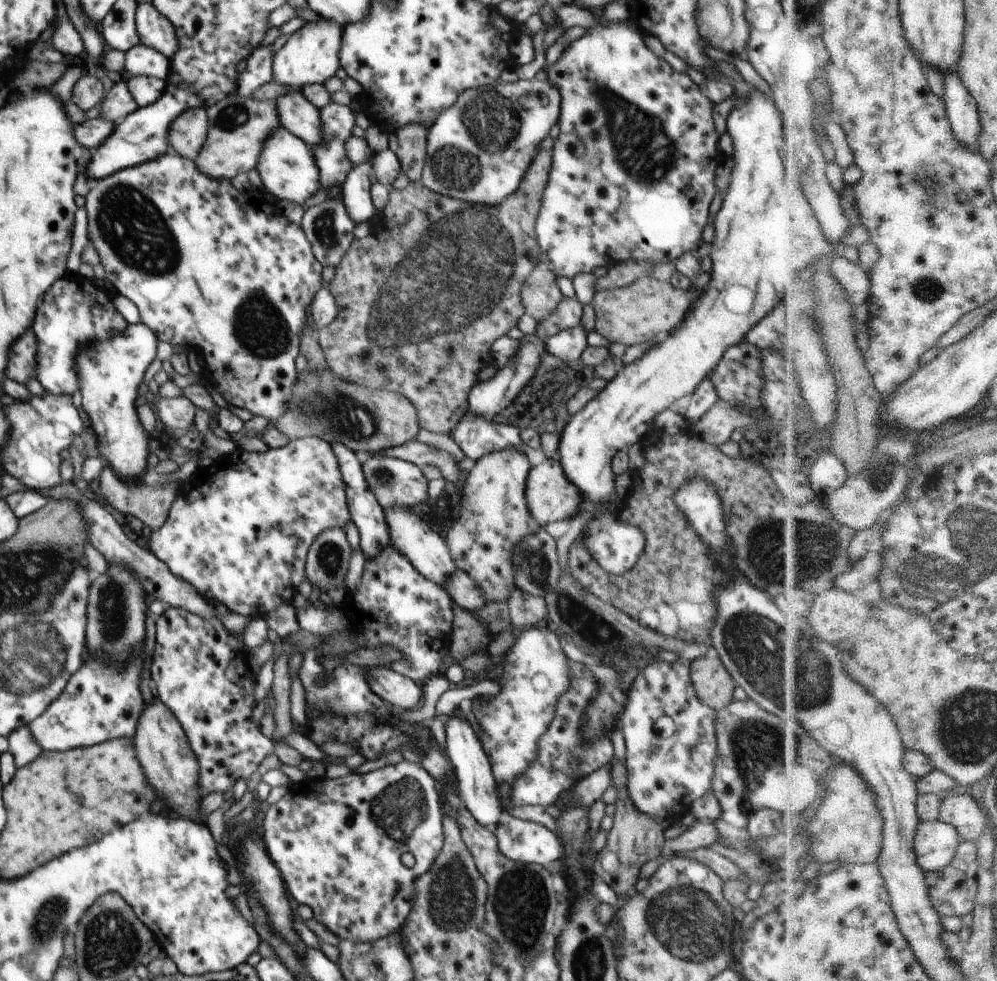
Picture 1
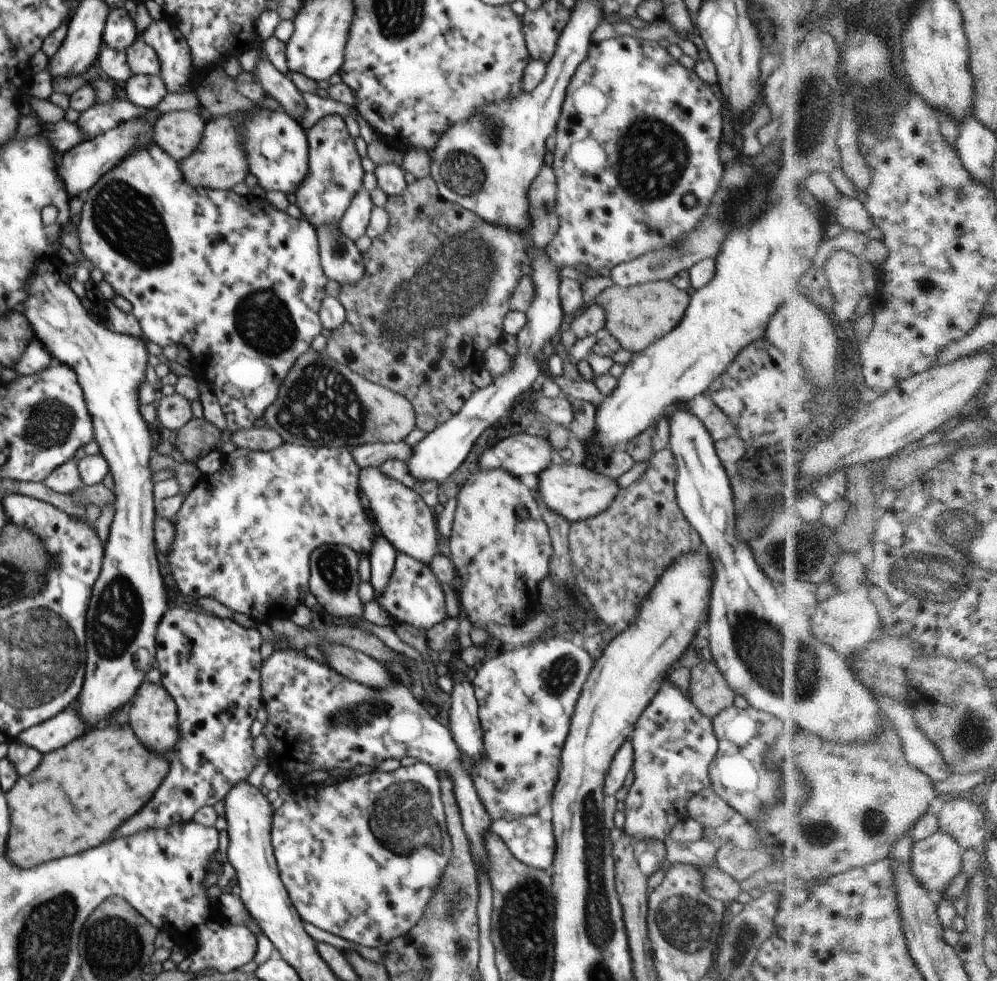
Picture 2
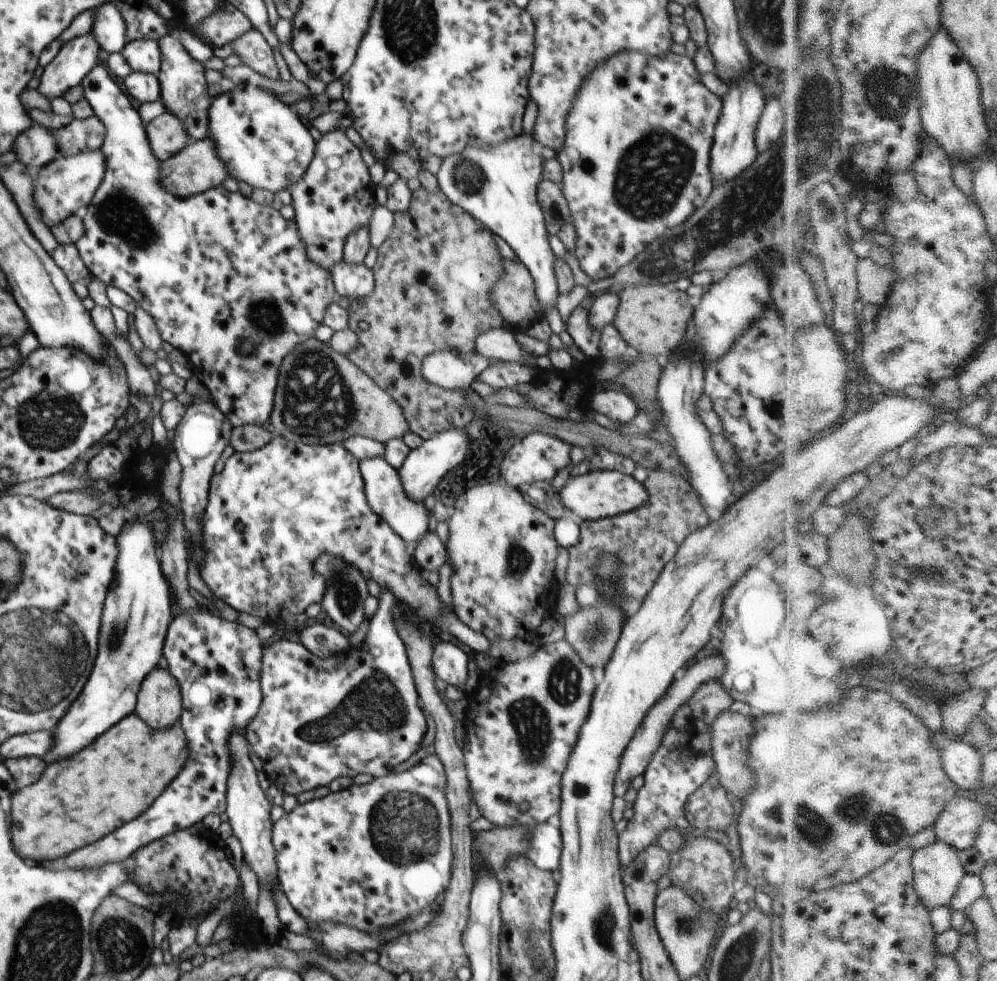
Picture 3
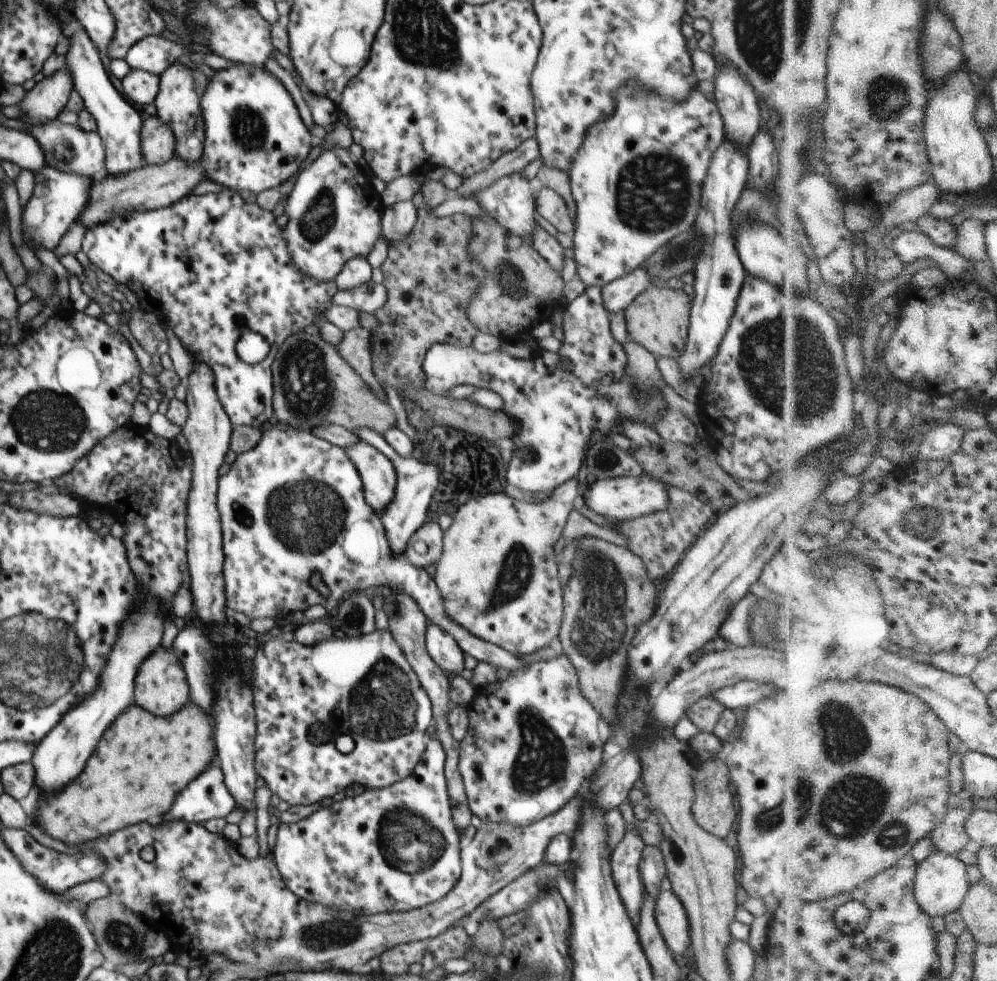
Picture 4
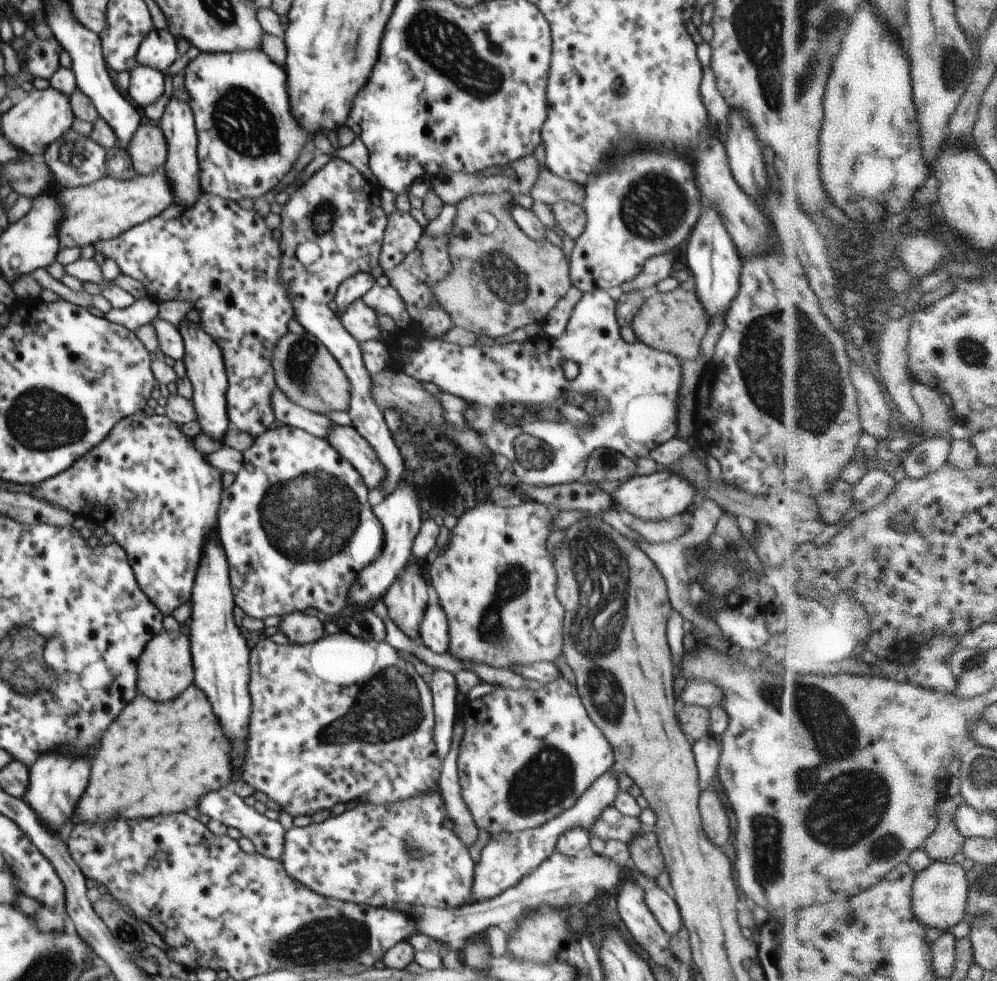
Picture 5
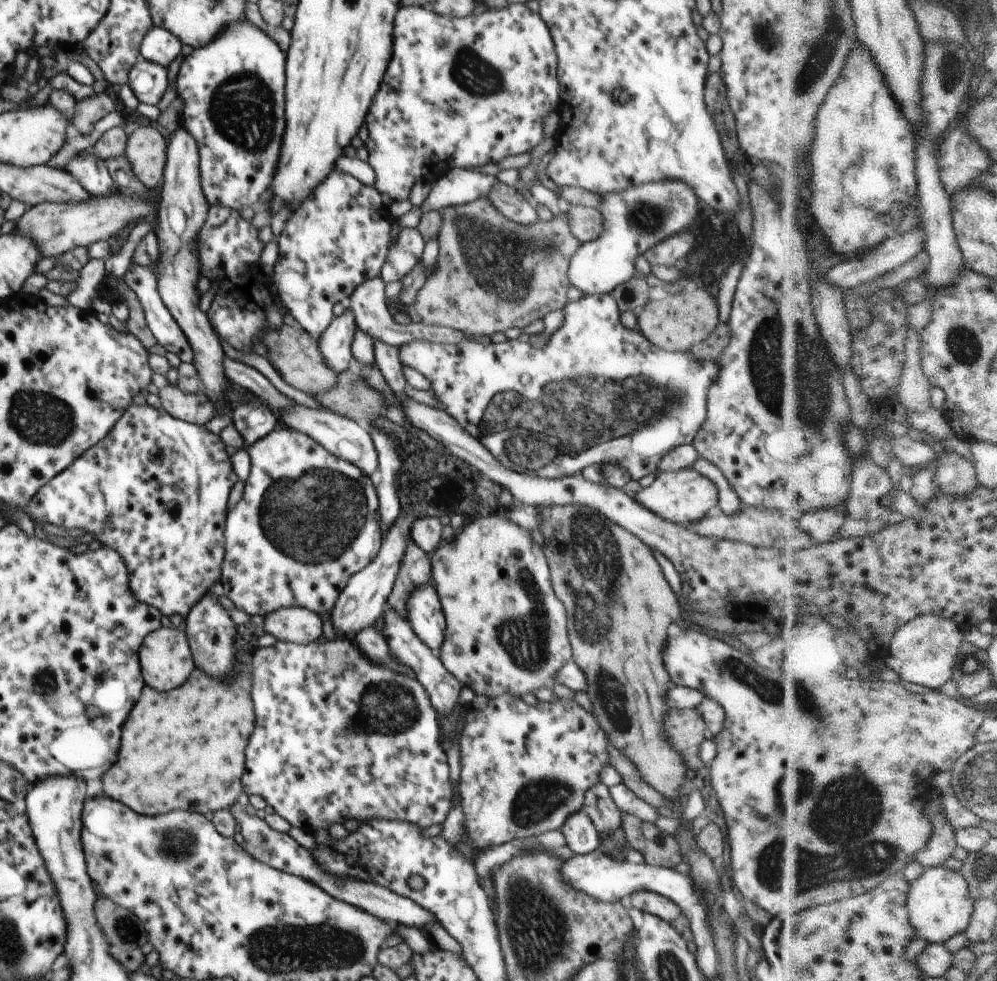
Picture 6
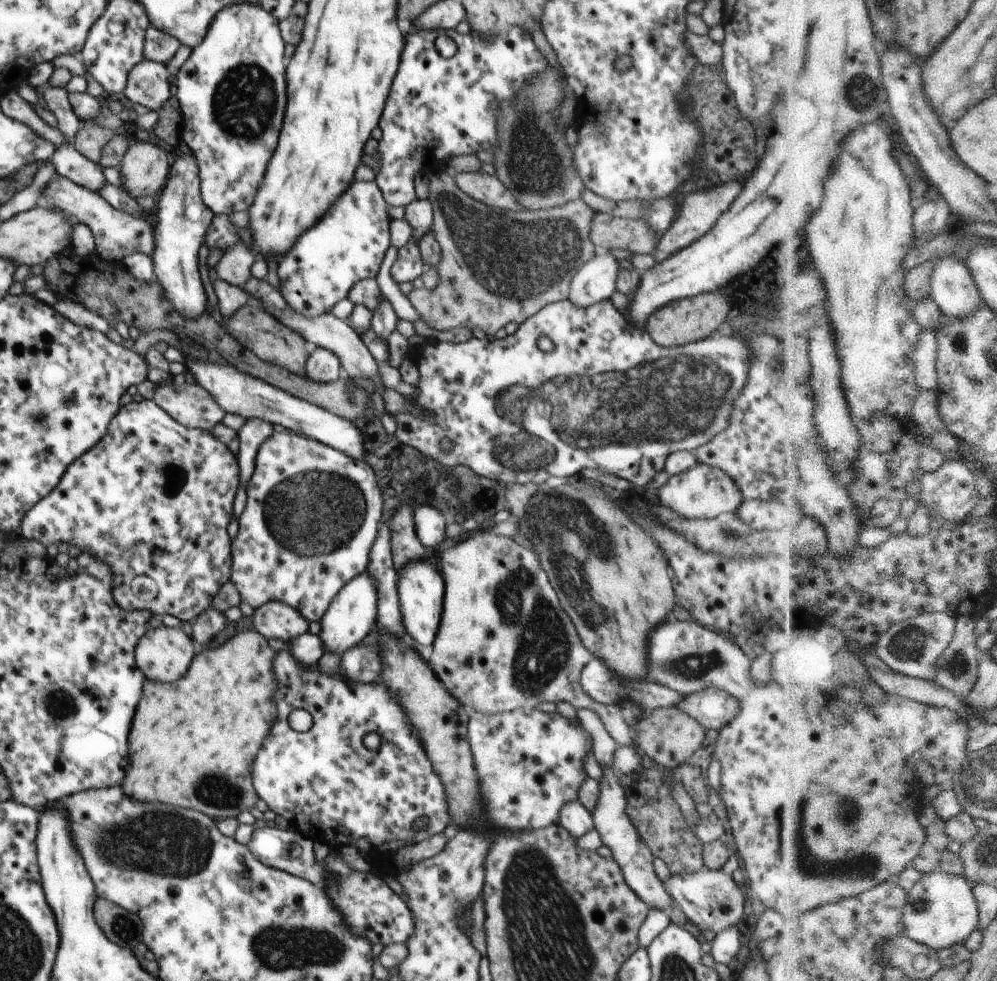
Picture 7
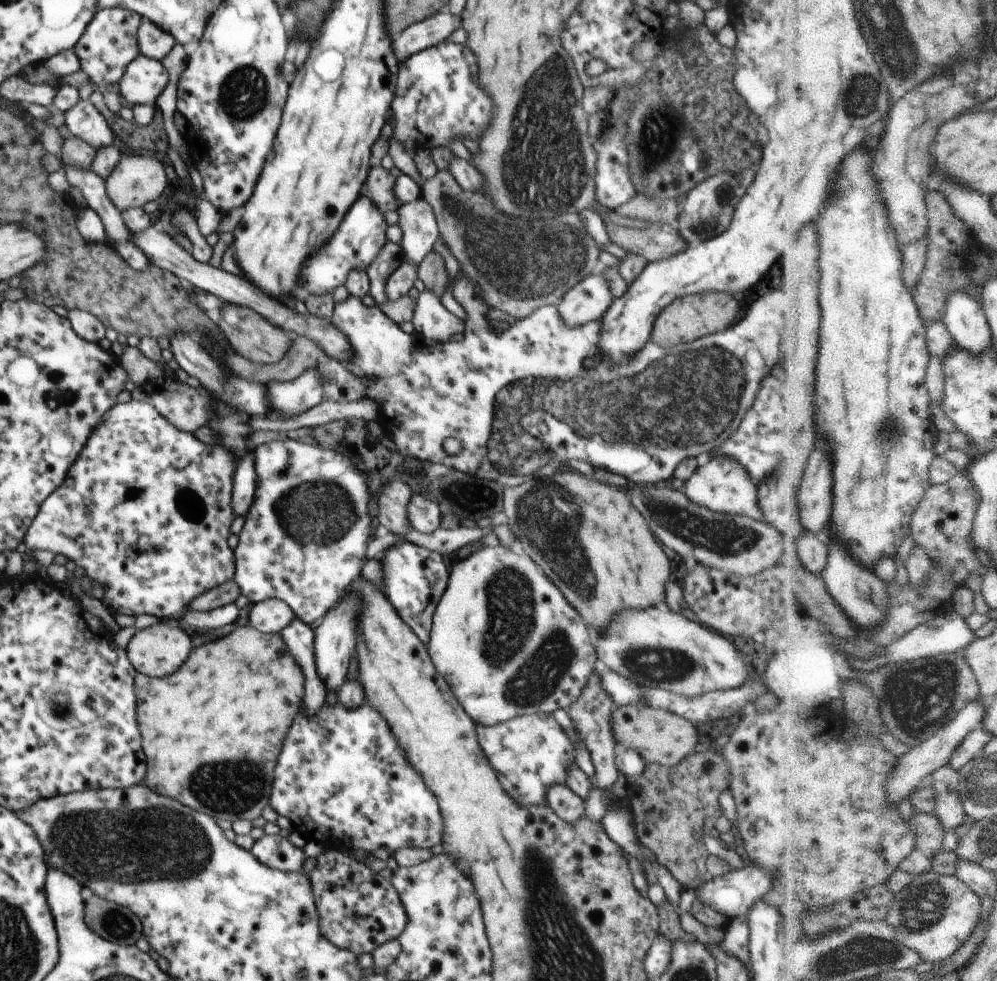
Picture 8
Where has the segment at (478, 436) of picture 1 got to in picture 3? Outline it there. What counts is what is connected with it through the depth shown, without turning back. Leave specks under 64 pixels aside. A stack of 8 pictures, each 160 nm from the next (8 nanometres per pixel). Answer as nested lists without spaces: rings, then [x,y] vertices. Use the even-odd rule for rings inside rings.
[[[544,432],[528,433],[522,436],[521,442],[516,442],[502,462],[501,477],[515,489],[526,489],[532,482],[550,483],[550,480],[566,468],[570,463],[572,445],[564,439]]]

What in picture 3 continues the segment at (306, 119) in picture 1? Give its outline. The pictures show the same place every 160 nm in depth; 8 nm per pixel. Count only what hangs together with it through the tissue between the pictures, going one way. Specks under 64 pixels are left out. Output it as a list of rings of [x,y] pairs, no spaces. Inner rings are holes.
[[[250,27],[232,42],[229,42],[229,45],[233,54],[240,56],[243,64],[250,66],[252,70],[268,78],[279,78],[272,48],[258,29]]]

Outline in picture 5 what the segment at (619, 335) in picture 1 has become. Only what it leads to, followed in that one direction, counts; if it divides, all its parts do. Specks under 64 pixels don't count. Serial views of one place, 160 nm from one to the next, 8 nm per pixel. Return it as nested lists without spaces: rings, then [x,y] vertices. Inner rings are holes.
[[[678,287],[673,291],[667,293],[658,292],[647,298],[632,322],[637,340],[652,348],[672,353],[681,362],[696,358],[702,349],[700,341],[711,320],[707,310],[704,310],[700,304],[696,292],[685,291]]]

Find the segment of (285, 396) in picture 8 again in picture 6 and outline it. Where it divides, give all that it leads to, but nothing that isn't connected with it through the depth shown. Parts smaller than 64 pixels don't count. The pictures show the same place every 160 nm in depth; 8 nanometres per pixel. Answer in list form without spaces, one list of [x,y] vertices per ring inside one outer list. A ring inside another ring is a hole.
[[[346,306],[344,314],[336,316],[318,340],[326,366],[336,374],[348,371],[353,357],[351,344],[356,327],[353,312]]]

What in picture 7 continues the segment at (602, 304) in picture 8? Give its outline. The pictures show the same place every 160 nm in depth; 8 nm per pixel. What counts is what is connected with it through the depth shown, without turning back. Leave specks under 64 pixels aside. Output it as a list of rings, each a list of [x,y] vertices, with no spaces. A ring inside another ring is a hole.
[[[598,249],[572,277],[568,300],[578,309],[588,309],[610,300],[617,290],[618,260],[608,250]]]

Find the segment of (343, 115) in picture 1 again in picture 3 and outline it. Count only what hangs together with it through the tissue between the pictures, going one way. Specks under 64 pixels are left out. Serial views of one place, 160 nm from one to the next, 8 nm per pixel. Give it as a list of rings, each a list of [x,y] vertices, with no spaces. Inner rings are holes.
[[[344,130],[322,135],[308,168],[296,184],[289,186],[295,210],[293,218],[305,253],[314,265],[324,270],[343,260],[343,246],[352,231],[369,226],[377,205],[375,187],[368,174],[362,151],[346,136]]]

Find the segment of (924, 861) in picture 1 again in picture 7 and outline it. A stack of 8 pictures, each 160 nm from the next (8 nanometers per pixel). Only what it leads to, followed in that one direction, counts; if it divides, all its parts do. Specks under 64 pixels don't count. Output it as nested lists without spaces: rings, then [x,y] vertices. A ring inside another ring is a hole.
[[[940,868],[926,876],[909,891],[905,910],[905,934],[915,941],[942,950],[954,944],[965,944],[981,926],[979,898],[974,884],[965,875],[949,874]]]

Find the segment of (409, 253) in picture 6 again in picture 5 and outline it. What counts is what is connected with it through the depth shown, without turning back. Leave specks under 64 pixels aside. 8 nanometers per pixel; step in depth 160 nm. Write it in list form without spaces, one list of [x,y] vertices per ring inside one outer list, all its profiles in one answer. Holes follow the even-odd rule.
[[[397,211],[388,216],[383,247],[379,256],[379,266],[384,274],[397,267],[407,254],[416,248],[420,237],[424,234],[423,228],[409,212]]]

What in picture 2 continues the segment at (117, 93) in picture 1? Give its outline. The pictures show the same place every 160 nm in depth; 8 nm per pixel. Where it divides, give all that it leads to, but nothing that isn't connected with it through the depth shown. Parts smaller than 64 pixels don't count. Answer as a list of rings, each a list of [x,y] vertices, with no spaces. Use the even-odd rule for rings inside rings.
[[[120,95],[108,105],[92,105],[81,113],[75,122],[86,139],[97,137],[112,130],[116,125],[126,121],[140,119],[146,110],[133,105],[126,97]]]

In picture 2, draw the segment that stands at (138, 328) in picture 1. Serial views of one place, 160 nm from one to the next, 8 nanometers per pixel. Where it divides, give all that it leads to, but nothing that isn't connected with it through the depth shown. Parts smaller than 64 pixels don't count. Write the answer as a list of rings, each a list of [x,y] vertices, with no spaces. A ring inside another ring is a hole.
[[[46,260],[46,262],[40,262],[40,264],[36,266],[36,270],[32,272],[32,276],[28,278],[28,296],[26,296],[26,300],[24,300],[24,316],[30,320],[30,324],[32,324],[32,328],[34,328],[34,334],[36,334],[36,338],[38,338],[40,343],[46,347],[46,350],[60,362],[71,366],[76,371],[76,374],[78,374],[78,382],[80,382],[88,410],[90,411],[91,417],[93,418],[95,432],[93,439],[99,444],[101,453],[104,455],[105,460],[108,461],[109,472],[112,473],[115,482],[115,515],[108,539],[105,544],[105,555],[103,558],[102,568],[99,577],[96,579],[95,585],[92,586],[91,601],[88,605],[86,637],[86,648],[88,648],[88,666],[86,666],[86,680],[84,680],[84,688],[82,688],[82,692],[80,692],[80,698],[78,698],[78,702],[74,703],[75,711],[77,712],[77,715],[82,718],[82,722],[86,722],[86,724],[88,724],[88,728],[92,728],[92,726],[96,726],[98,722],[102,722],[102,720],[108,720],[108,718],[110,718],[110,716],[112,716],[116,710],[124,708],[124,706],[130,702],[130,698],[132,698],[132,696],[137,693],[139,686],[144,683],[146,674],[153,667],[152,663],[156,660],[155,652],[157,651],[157,626],[160,624],[164,613],[167,611],[166,602],[169,601],[169,598],[167,597],[168,588],[165,587],[166,585],[163,581],[164,578],[158,569],[160,564],[158,563],[158,559],[156,559],[156,548],[154,542],[154,525],[157,514],[155,513],[154,499],[152,495],[153,473],[150,471],[148,465],[150,451],[152,450],[152,439],[150,436],[151,427],[148,426],[144,419],[142,419],[140,410],[138,409],[140,406],[137,395],[138,386],[140,386],[142,381],[146,381],[144,371],[146,370],[146,365],[148,364],[148,351],[146,349],[146,342],[148,342],[148,340],[144,341],[130,335],[116,333],[110,327],[110,325],[107,325],[104,321],[94,320],[94,318],[92,318],[92,316],[89,315],[89,312],[85,309],[85,306],[81,303],[80,298],[74,293],[74,291],[72,291],[69,280],[70,277],[68,277],[67,268],[61,261],[58,260],[58,264],[54,264],[54,262],[48,262],[48,260]]]

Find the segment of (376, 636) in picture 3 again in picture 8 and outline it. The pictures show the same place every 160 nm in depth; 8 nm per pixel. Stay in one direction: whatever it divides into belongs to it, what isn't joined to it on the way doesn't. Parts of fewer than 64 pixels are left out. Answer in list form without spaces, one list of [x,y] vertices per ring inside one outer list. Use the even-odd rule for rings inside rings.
[[[340,702],[332,707],[325,704],[313,716],[305,714],[303,707],[299,713],[293,718],[292,726],[287,732],[284,739],[283,751],[279,754],[273,776],[272,790],[269,798],[269,805],[280,815],[286,816],[292,821],[292,832],[296,830],[298,834],[302,834],[306,842],[311,840],[318,841],[324,848],[334,848],[336,850],[348,850],[355,852],[363,852],[363,854],[383,855],[392,860],[396,851],[403,848],[431,849],[432,846],[440,844],[440,836],[442,836],[442,816],[436,804],[436,798],[428,792],[429,788],[420,778],[419,772],[406,762],[404,758],[404,750],[400,750],[396,738],[392,736],[388,724],[384,722],[384,718],[372,710],[368,704],[364,704],[360,710],[348,710],[344,708]]]

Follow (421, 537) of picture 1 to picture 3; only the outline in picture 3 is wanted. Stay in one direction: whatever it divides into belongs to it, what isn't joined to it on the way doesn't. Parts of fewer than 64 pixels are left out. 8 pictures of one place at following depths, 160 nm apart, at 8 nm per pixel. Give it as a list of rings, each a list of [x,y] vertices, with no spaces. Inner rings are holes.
[[[384,457],[362,459],[359,467],[370,508],[390,525],[402,541],[413,547],[421,536],[433,528],[432,512],[424,507],[424,503],[417,503],[406,494],[398,470],[390,466]]]

